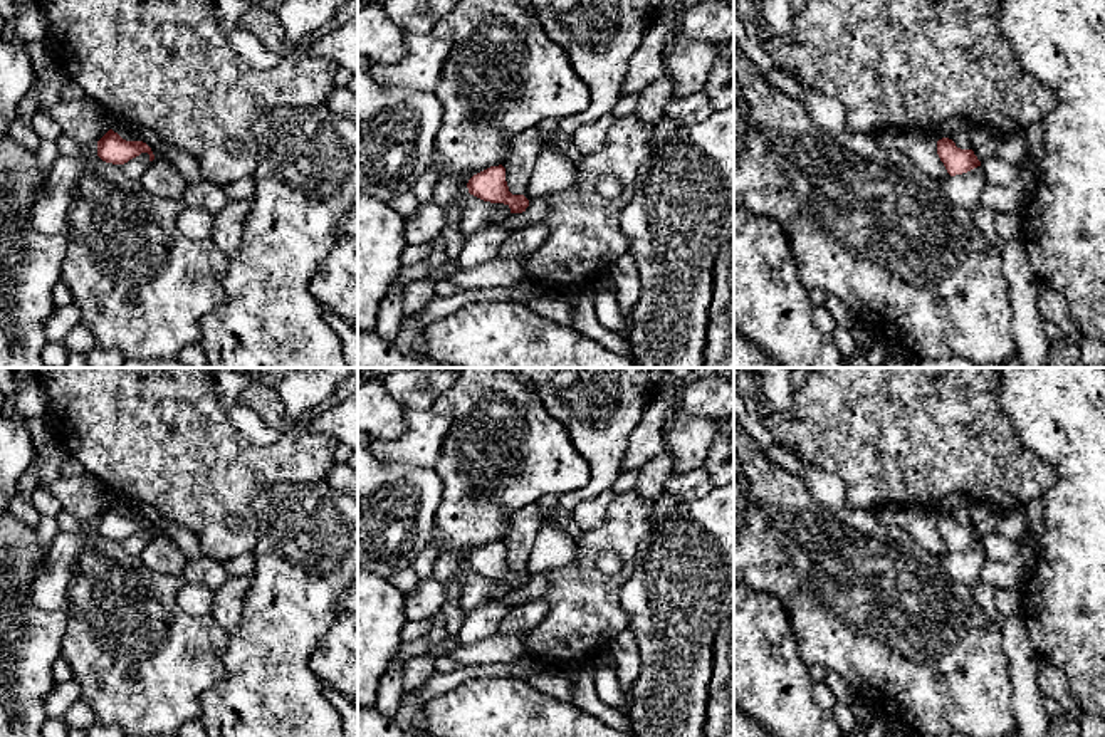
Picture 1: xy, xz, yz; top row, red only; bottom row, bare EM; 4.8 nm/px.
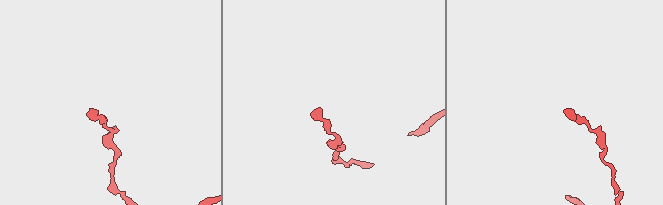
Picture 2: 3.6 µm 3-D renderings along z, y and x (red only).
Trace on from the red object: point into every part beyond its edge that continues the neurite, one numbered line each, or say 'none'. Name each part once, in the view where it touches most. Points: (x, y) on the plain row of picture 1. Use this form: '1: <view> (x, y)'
none

